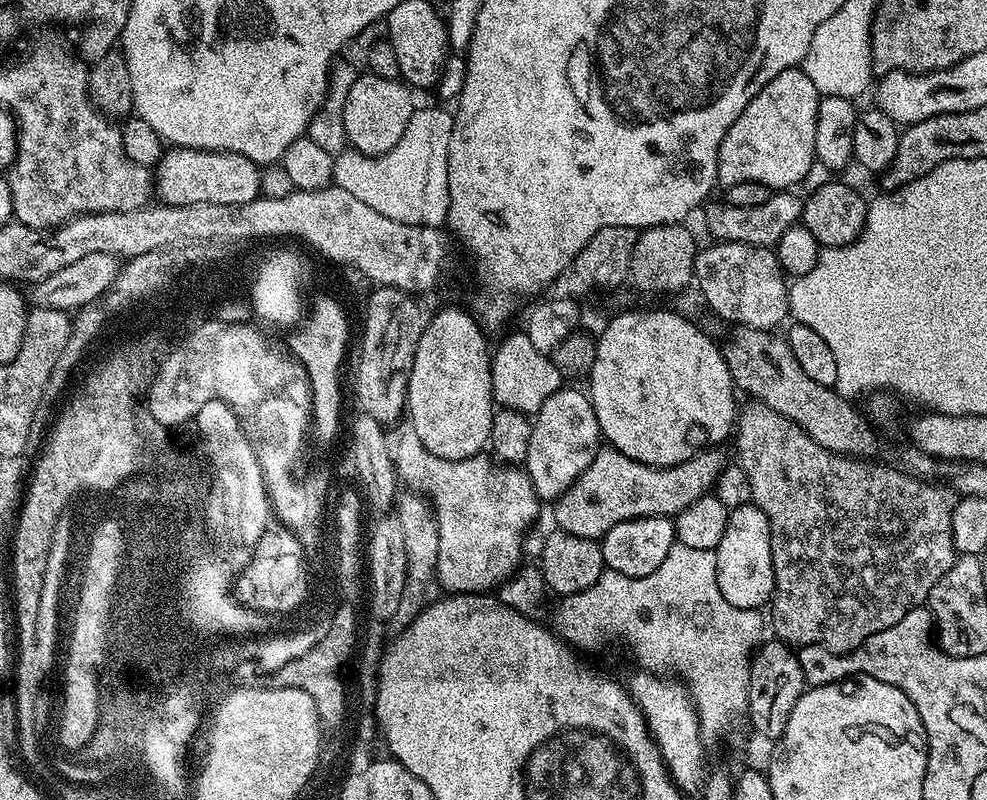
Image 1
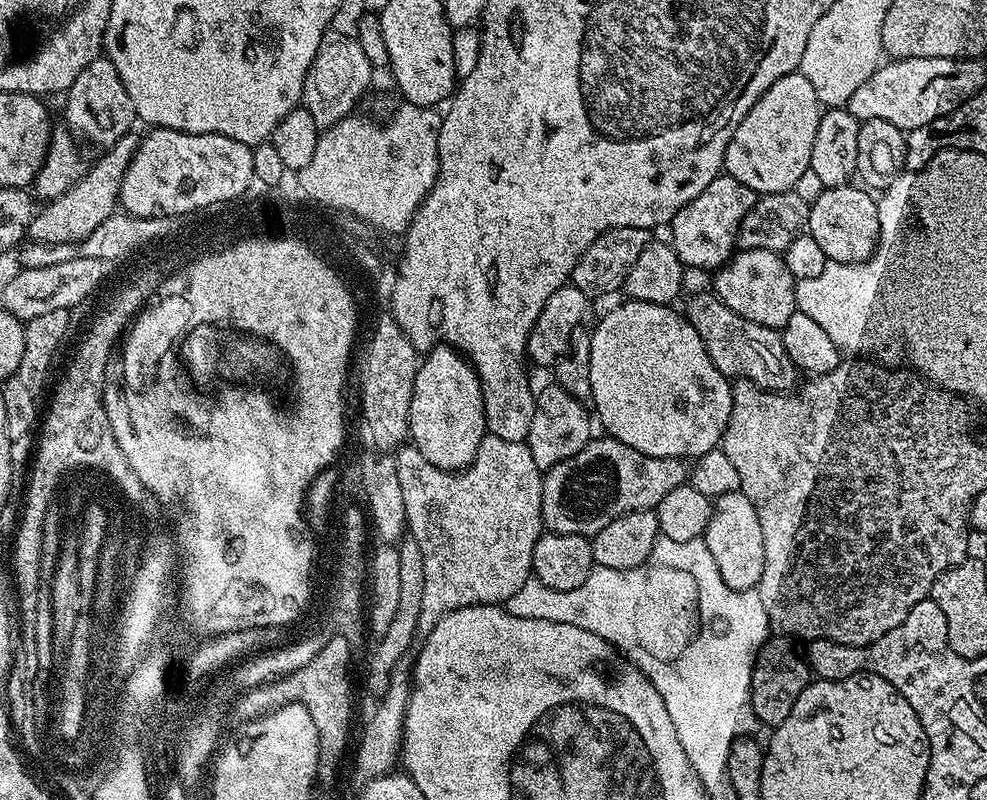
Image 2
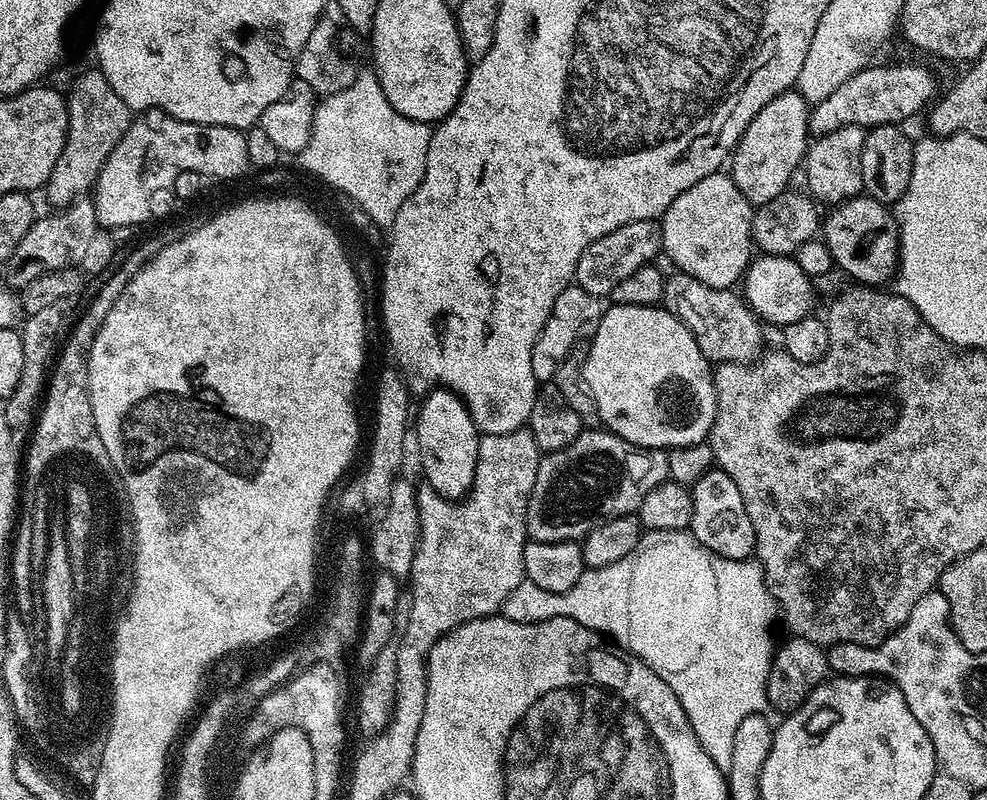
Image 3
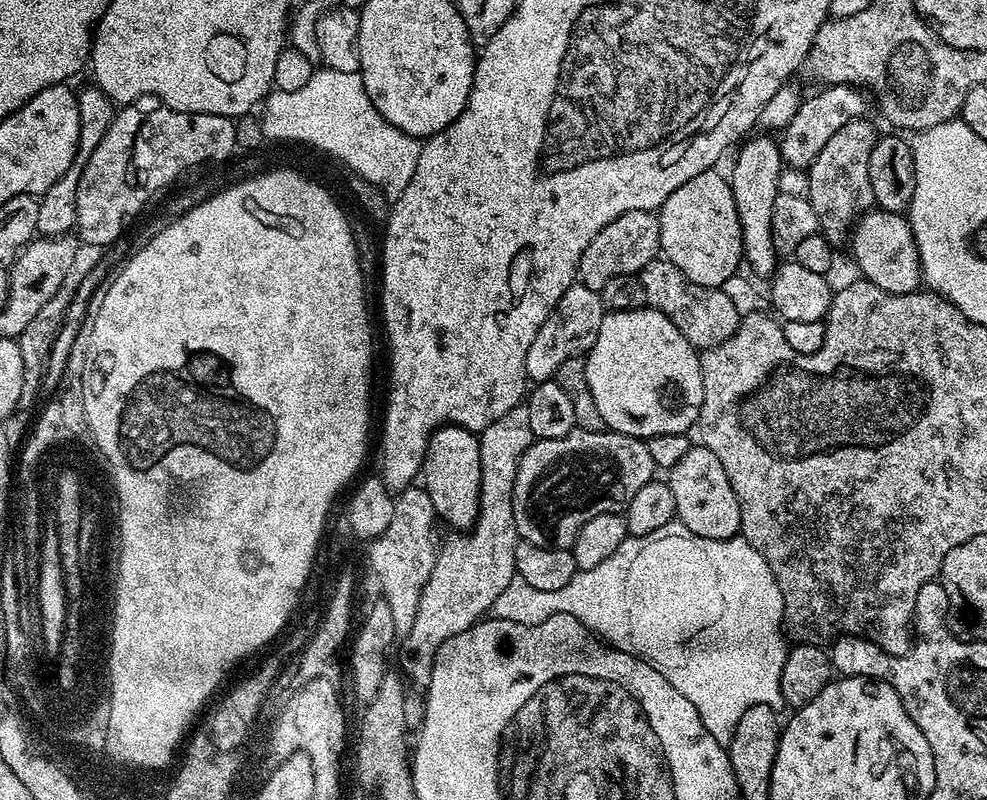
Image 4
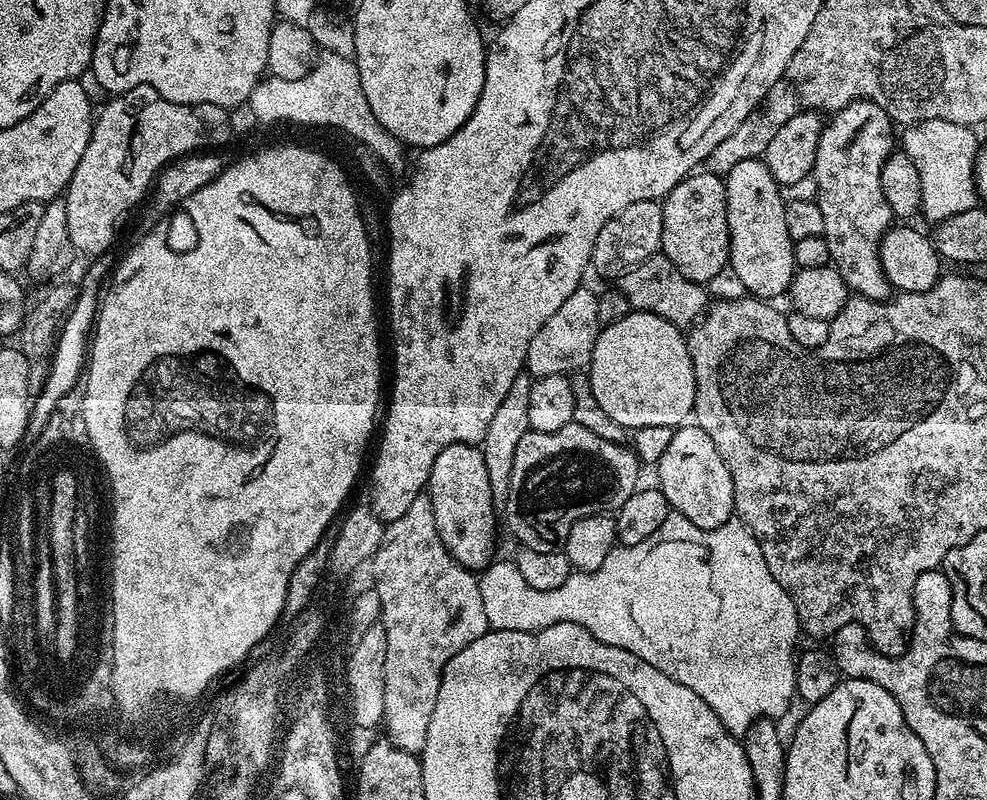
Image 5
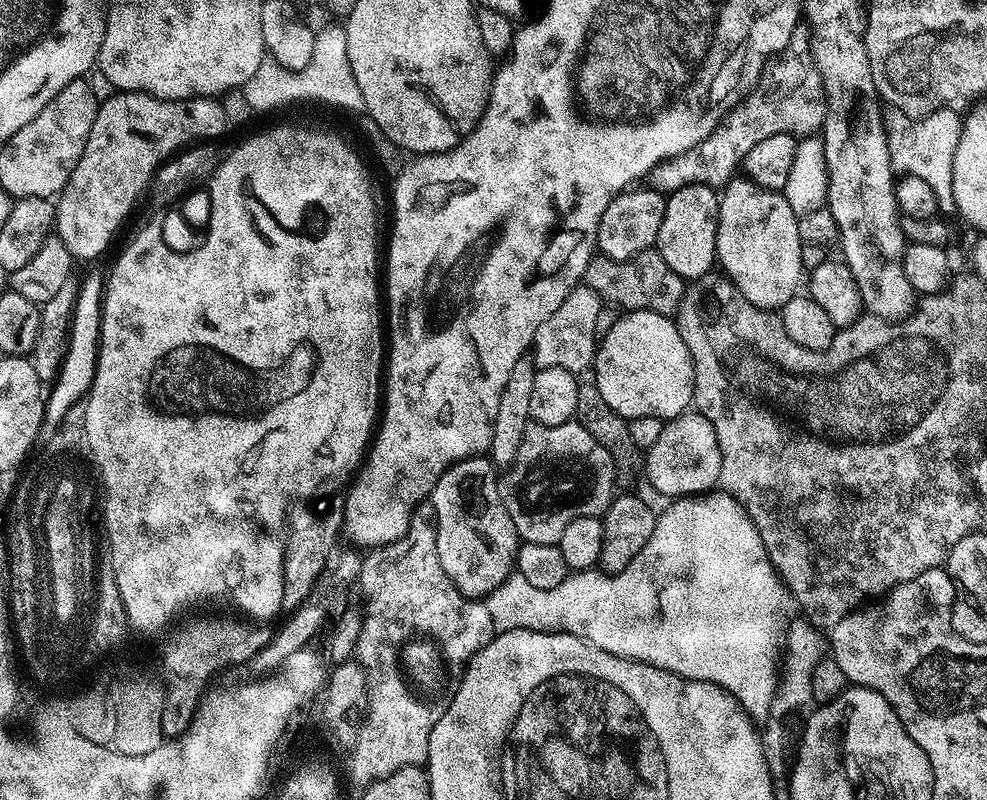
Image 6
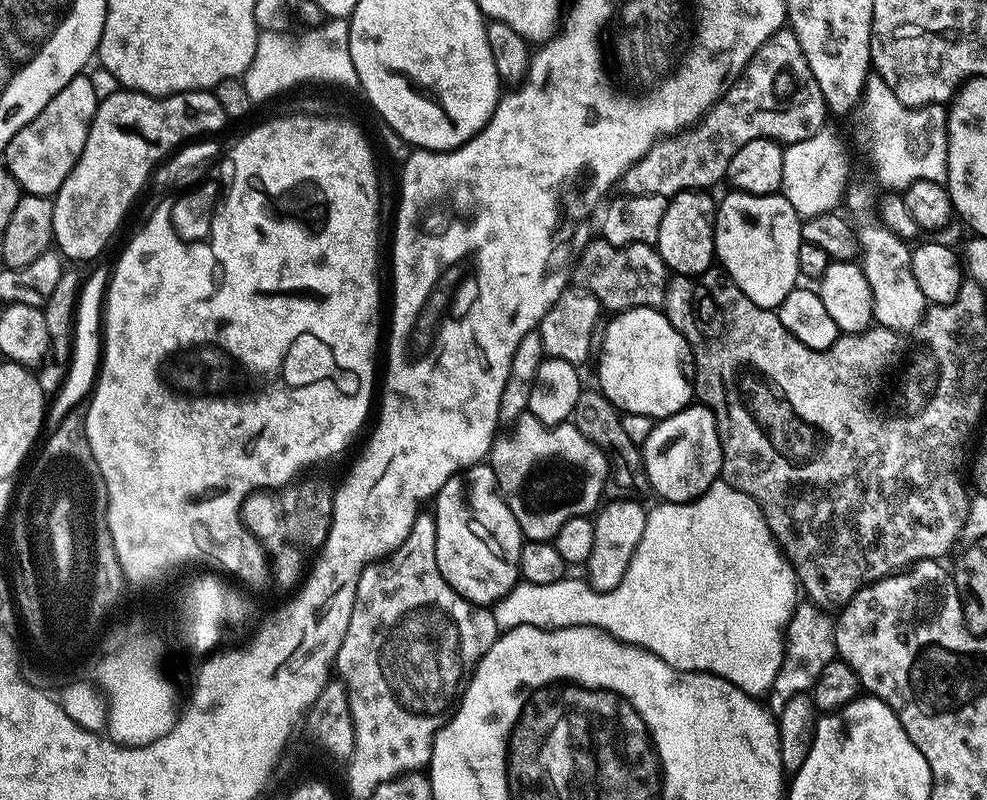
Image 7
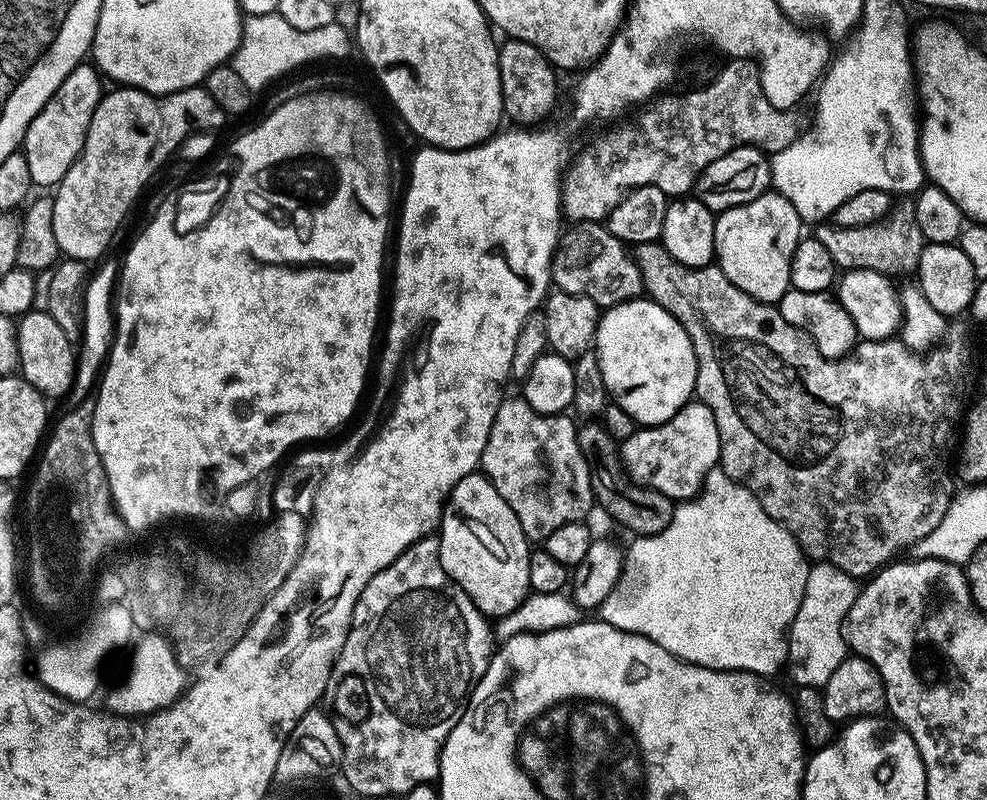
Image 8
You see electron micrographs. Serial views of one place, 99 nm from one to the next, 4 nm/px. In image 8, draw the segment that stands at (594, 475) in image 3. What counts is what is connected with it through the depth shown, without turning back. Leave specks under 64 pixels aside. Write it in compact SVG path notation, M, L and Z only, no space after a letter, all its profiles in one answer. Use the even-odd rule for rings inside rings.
M516 398L516 400L501 399L494 414L494 426L490 426L490 438L486 438L486 450L482 450L480 468L484 475L488 477L488 481L494 486L494 490L498 490L498 494L502 494L502 498L506 498L506 506L510 506L510 510L514 510L514 514L522 526L522 530L528 535L529 541L532 542L542 542L547 536L554 534L554 530L558 530L558 526L569 524L575 520L583 521L585 519L584 515L591 508L594 508L590 461L584 456L582 450L579 449L578 438L573 434L578 424L576 420L574 422L570 417L572 416L568 414L561 414L559 416L543 416L542 414L538 414L523 398Z

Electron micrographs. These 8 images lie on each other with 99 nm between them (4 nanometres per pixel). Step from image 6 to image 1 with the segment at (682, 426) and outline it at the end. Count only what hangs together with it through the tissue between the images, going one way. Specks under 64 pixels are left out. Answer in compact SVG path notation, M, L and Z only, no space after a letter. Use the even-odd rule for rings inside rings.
M757 504L738 506L728 513L726 534L714 549L716 553L716 577L718 590L730 606L763 609L772 599L774 582L774 558L772 557L772 535L770 522Z

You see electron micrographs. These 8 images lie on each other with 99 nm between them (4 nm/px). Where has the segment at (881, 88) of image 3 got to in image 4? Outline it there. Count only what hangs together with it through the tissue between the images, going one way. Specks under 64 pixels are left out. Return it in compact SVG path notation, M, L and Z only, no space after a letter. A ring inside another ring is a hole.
M830 84L819 90L821 92L801 102L800 109L789 118L784 133L778 136L780 158L789 169L807 170L814 158L818 158L822 146L826 146L826 142L830 142L830 138L834 138L834 134L846 126L846 122L863 120L869 115L869 97L861 89L851 84Z

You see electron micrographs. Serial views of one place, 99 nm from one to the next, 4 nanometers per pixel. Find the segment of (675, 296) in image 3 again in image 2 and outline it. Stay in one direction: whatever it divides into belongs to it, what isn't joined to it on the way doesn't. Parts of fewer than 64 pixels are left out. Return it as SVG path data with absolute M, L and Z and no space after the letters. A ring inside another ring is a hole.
M711 291L690 297L686 315L694 330L698 330L698 338L702 338L702 346L706 346L710 362L718 366L722 375L746 378L751 384L757 384L768 392L791 393L797 387L798 370L790 358L785 356L782 338L777 329L750 322L742 318L742 314L734 314L734 310L730 310L730 306L726 306L726 302L719 300Z

